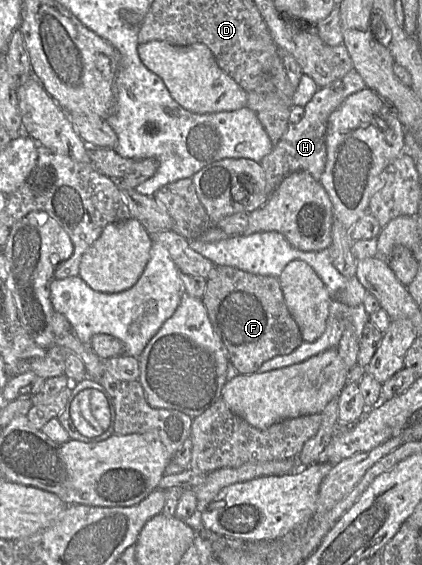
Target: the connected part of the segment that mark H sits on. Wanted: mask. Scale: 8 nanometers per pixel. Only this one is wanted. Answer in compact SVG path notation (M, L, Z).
M352 69L341 79L317 90L312 99L304 106L303 118L296 124L290 123L272 151L260 161L265 172L268 193L272 194L284 178L297 171L306 171L314 179L320 181L327 159L326 131L328 118L349 95L365 87L360 74Z

